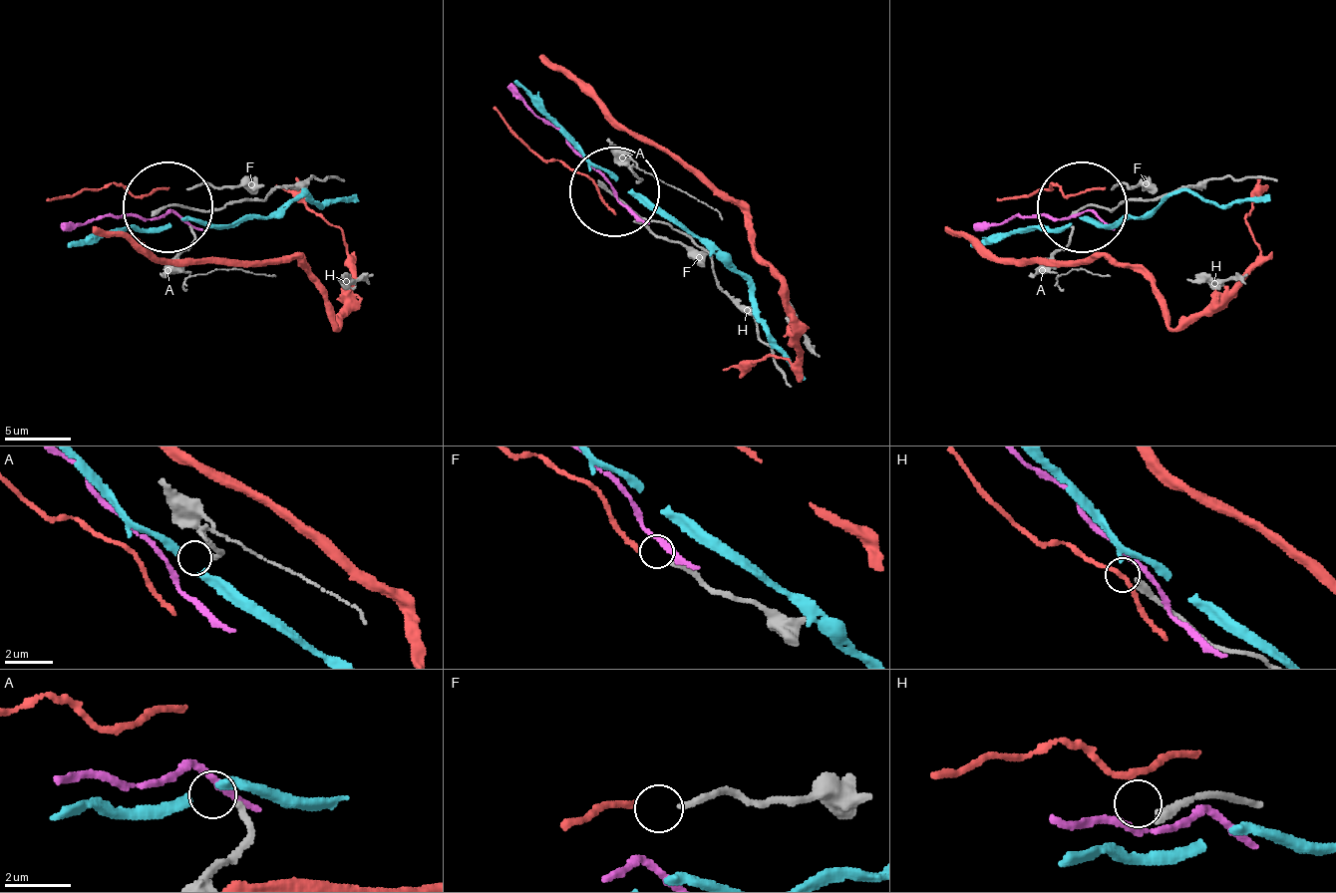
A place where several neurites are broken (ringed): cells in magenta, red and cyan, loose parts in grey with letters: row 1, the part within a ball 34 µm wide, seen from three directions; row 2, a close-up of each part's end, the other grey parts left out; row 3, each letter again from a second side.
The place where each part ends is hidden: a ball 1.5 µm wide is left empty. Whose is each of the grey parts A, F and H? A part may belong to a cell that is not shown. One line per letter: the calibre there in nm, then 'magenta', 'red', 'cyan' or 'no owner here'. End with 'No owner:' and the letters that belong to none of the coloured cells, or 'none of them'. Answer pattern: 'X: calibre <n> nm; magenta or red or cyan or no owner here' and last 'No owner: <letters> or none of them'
A: calibre 180 nm; cyan
F: calibre 180 nm; red
H: calibre 260 nm; no owner here
No owner: H

